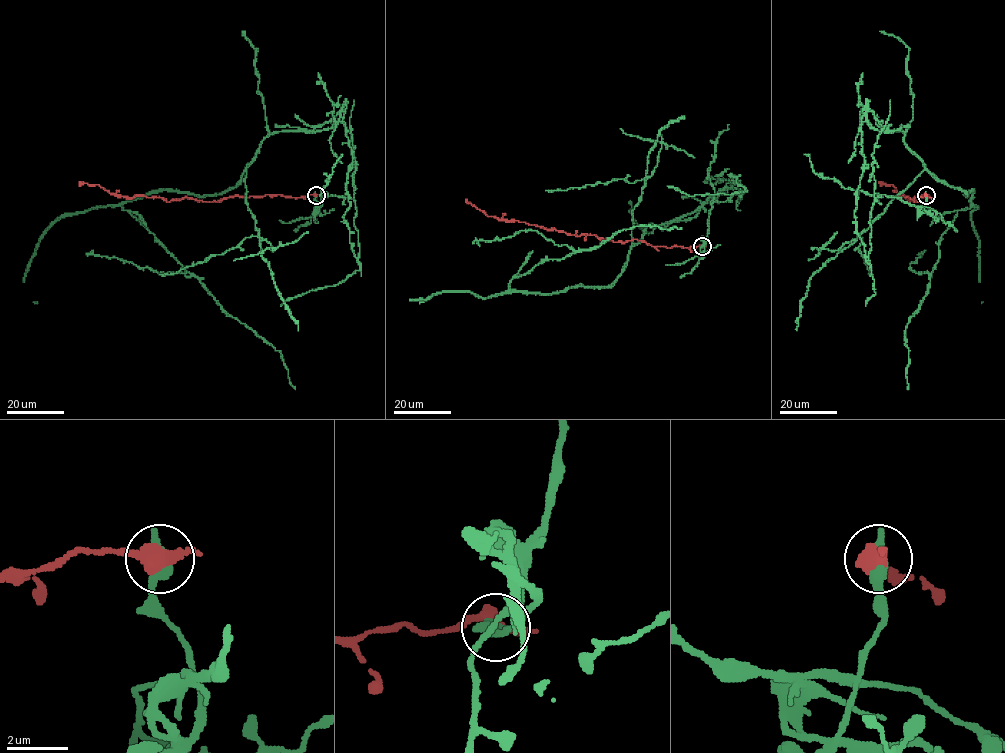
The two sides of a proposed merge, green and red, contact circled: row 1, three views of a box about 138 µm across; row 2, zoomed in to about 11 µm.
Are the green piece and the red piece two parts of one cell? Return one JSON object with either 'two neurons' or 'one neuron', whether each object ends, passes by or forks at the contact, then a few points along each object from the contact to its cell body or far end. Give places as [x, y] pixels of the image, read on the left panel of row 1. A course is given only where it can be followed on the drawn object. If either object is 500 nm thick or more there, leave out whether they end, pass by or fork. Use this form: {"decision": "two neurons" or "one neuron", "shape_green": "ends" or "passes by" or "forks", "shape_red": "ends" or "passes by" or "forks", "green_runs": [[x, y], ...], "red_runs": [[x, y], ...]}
{"decision": "two neurons", "shape_green": "ends", "shape_red": "passes by", "green_runs": [[315, 195], [354, 200], [358, 263], [340, 122], [269, 134], [222, 194], [121, 205], [280, 352], [295, 389]], "red_runs": [[315, 195], [236, 195], [207, 202], [184, 197], [169, 201], [143, 195], [116, 196], [98, 185], [78, 185]]}

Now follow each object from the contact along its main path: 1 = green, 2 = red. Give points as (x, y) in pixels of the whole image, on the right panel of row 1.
1: (926, 195), (874, 198), (869, 263), (864, 122), (972, 190), (904, 331), (907, 389)
2: (926, 195), (909, 201), (904, 195), (900, 198), (892, 185), (880, 185)

